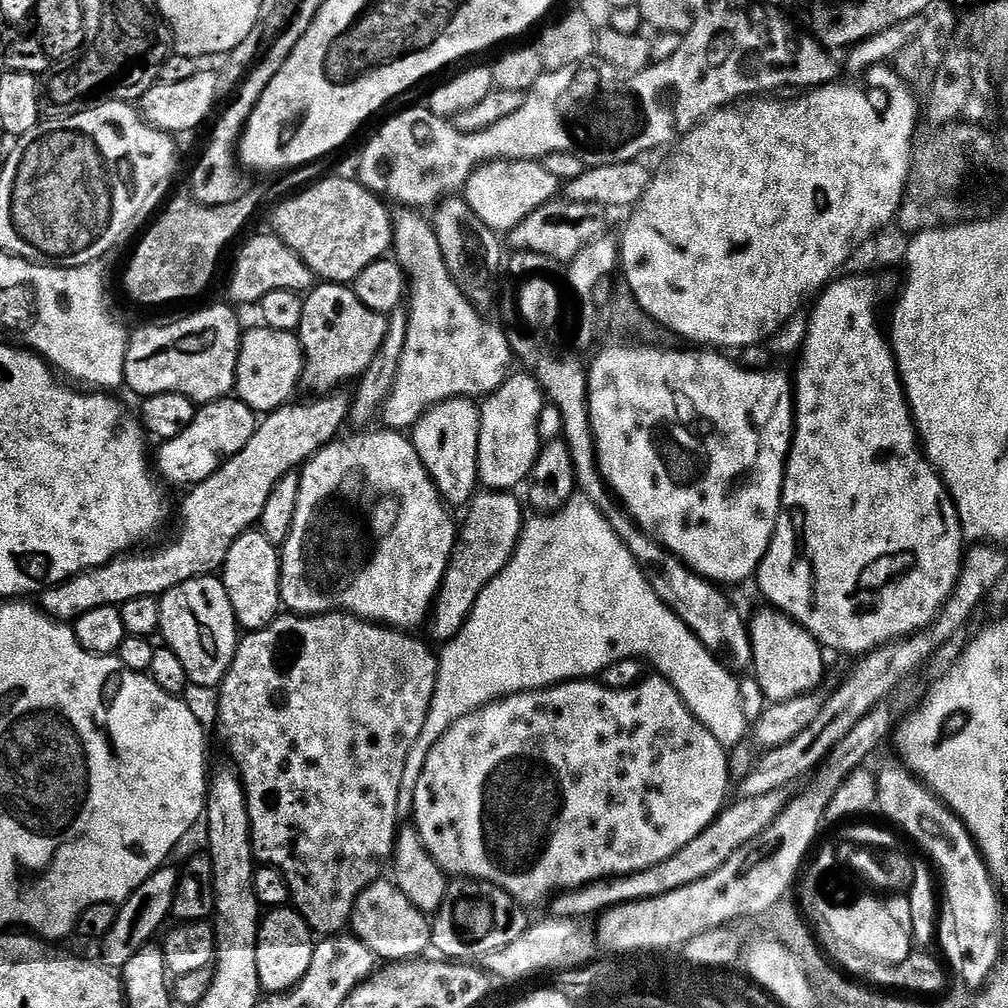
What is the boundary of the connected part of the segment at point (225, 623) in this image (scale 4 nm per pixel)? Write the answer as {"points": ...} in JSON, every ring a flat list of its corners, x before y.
{"points":[[219,575,199,576,193,580,182,582,174,586,163,596,159,597,160,602,160,631,159,635,164,636,163,643,182,661,186,666,186,674,193,685,200,688,219,689,220,684,226,678,230,666,236,657,236,645,238,643,238,625,234,606,230,606,230,594,226,594,226,586]]}

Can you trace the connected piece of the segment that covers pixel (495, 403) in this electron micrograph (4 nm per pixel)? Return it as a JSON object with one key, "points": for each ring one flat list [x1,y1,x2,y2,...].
{"points":[[520,372,509,375,497,392,479,405,478,434,479,483,493,492,512,492,532,475,532,467,542,447,540,415,546,407,546,393,535,375]]}

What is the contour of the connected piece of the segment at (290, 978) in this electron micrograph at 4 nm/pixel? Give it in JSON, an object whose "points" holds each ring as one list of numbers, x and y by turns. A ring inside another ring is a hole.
{"points":[[295,907,273,908,263,917,260,935,256,938,256,961,261,989,268,994,283,994,290,991,310,970,317,941,310,925]]}

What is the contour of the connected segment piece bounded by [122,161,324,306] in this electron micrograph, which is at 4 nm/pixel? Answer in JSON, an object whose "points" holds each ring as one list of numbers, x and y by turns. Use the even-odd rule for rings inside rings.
{"points":[[316,161,291,169,277,179,279,182,258,184,230,203,205,205,187,195,171,197,139,237,141,240,124,270,122,286,127,296,140,306,160,306,198,297,211,286,226,246,258,210,318,180,323,175,322,167,323,163]]}

